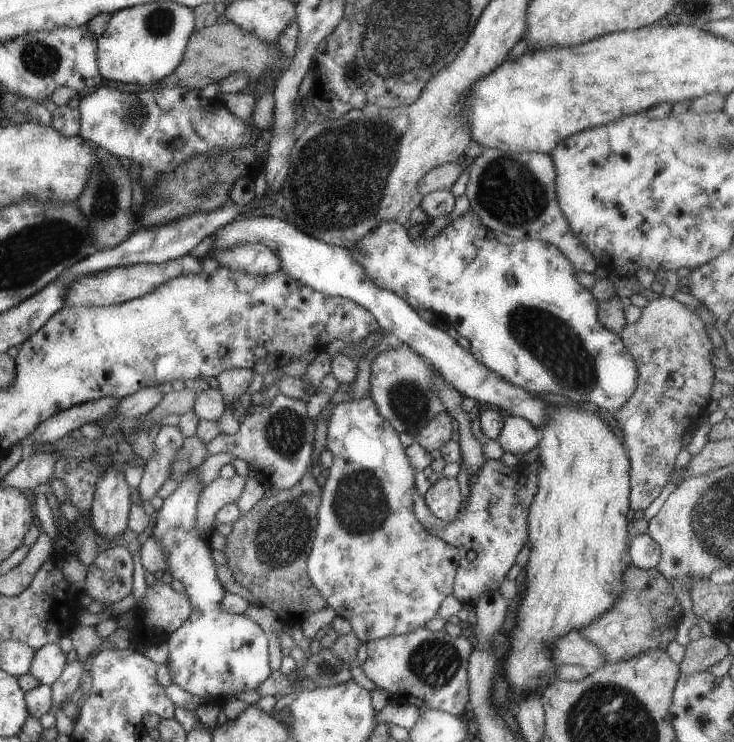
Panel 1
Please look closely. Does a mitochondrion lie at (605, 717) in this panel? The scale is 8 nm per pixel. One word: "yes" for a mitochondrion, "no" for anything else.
yes

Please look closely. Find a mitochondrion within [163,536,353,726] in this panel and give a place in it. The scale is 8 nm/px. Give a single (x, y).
(326, 669)

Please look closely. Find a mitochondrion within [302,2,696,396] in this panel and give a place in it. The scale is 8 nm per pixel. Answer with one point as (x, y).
(553, 342)

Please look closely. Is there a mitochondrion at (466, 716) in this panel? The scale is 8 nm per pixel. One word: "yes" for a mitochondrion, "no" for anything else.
no

